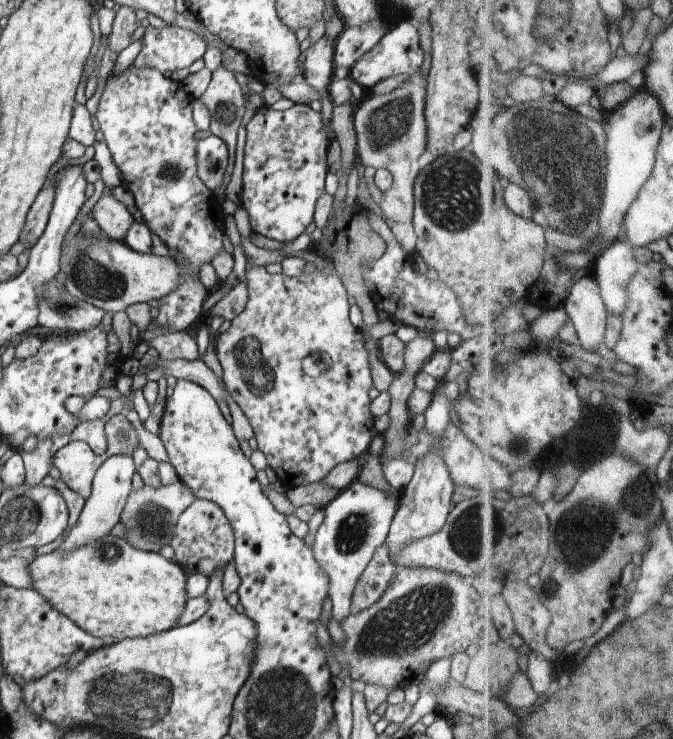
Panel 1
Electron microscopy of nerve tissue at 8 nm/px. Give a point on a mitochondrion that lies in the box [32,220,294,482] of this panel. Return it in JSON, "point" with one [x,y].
{"point":[90,278]}

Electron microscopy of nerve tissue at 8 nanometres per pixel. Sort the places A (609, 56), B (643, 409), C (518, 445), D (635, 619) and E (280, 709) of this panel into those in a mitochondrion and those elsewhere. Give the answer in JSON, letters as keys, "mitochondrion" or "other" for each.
{"A":"other","B":"other","C":"mitochondrion","D":"other","E":"mitochondrion"}

